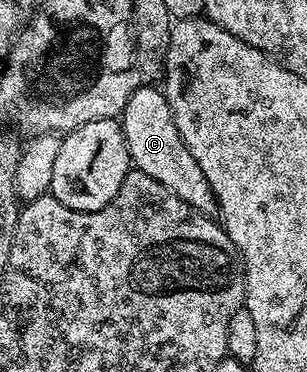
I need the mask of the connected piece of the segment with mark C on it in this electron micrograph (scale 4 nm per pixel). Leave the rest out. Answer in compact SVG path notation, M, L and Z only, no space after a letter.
M141 84L140 88L134 91L134 95L130 95L119 118L126 139L129 162L150 175L150 179L158 179L158 183L162 183L166 191L178 195L178 199L190 203L190 207L194 207L199 213L215 214L217 207L214 191L210 183L206 183L202 167L198 167L194 155L190 155L190 147L186 147L186 143L178 135L170 103L159 88L151 89L148 85L151 84Z

